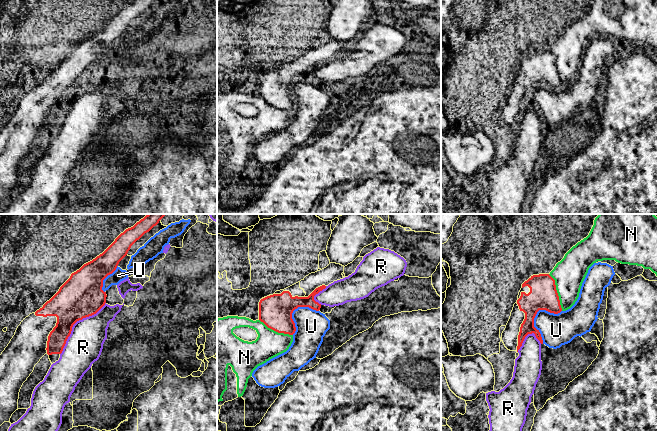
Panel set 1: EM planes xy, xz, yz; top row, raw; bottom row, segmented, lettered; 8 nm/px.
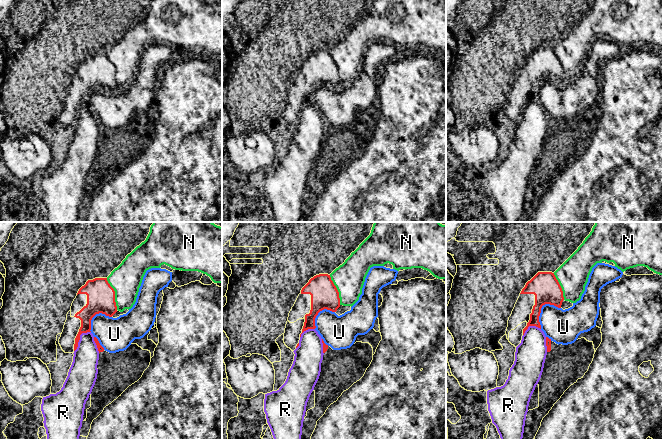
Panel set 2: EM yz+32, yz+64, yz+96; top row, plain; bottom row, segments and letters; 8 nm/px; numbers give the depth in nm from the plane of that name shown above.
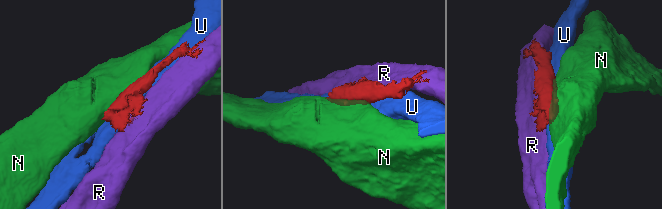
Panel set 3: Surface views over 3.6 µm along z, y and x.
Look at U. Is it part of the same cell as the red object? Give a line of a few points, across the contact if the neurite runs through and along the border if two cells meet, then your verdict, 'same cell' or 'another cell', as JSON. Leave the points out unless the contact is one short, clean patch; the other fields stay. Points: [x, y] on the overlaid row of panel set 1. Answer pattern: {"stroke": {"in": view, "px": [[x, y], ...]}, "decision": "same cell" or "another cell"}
{"decision": "another cell"}

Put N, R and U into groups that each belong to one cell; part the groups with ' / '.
N / R / U

